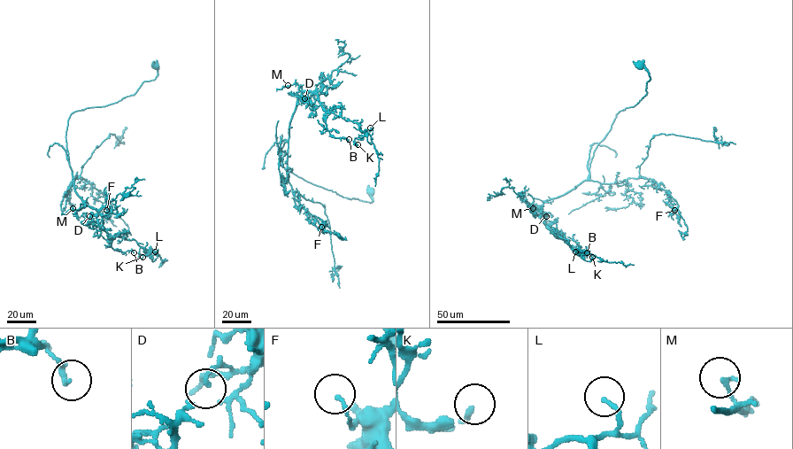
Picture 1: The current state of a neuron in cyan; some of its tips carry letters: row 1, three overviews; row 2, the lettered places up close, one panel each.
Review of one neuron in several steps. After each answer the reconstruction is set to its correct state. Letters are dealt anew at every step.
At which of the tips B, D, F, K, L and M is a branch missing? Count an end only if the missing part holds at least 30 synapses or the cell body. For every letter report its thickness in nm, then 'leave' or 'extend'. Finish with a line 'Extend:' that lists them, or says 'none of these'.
B: 170 nm thick; leave
D: 90 nm thick; leave
F: 120 nm thick; leave
K: 190 nm thick; leave
L: 130 nm thick; leave
M: 180 nm thick; leave
Extend: none of these

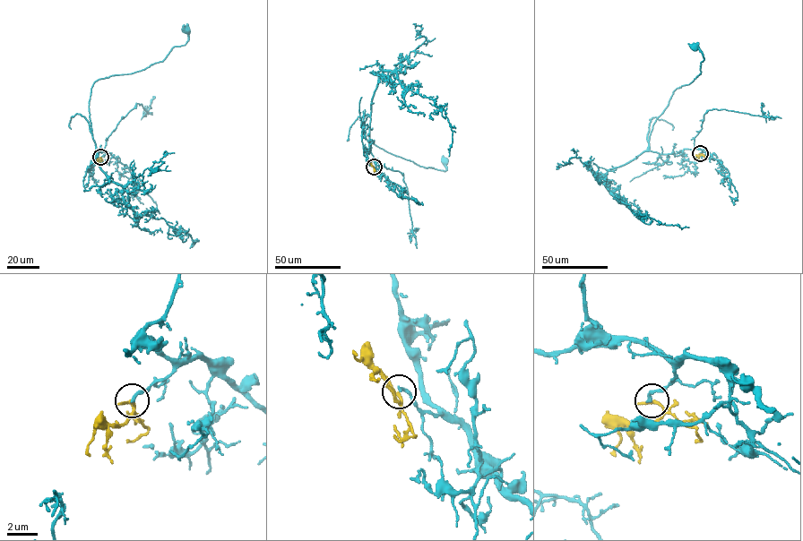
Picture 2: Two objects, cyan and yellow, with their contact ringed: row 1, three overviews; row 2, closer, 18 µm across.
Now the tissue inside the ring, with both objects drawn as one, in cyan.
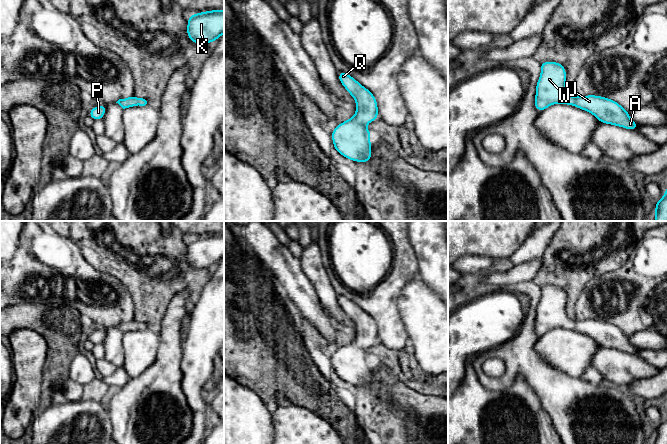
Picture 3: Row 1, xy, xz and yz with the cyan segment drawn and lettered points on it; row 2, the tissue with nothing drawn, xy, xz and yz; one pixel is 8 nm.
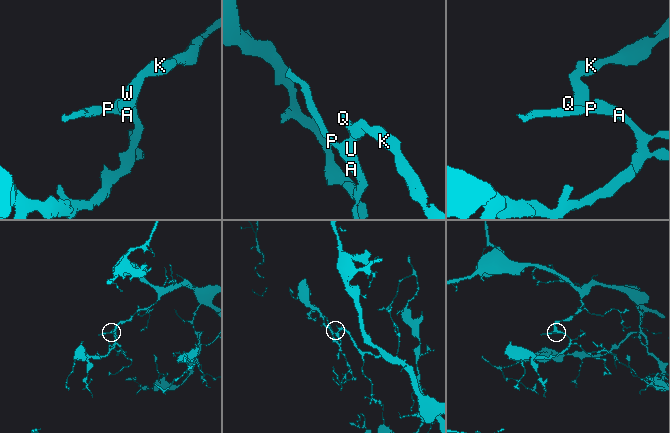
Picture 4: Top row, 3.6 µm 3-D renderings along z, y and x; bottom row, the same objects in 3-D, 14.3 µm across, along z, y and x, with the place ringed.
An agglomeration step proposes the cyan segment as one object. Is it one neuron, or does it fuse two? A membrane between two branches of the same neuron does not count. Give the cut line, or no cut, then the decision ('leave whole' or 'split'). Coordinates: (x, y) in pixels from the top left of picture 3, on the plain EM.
no cut; leave whole

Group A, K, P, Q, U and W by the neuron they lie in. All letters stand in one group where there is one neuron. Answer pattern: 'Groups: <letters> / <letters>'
Groups: A K P Q U W

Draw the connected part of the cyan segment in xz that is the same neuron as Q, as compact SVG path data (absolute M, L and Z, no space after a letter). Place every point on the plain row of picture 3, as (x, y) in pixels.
M339 295L338 303L355 323L356 336L331 356L334 374L351 385L368 386L372 381L371 356L365 349L379 343L377 324L371 315L348 297Z

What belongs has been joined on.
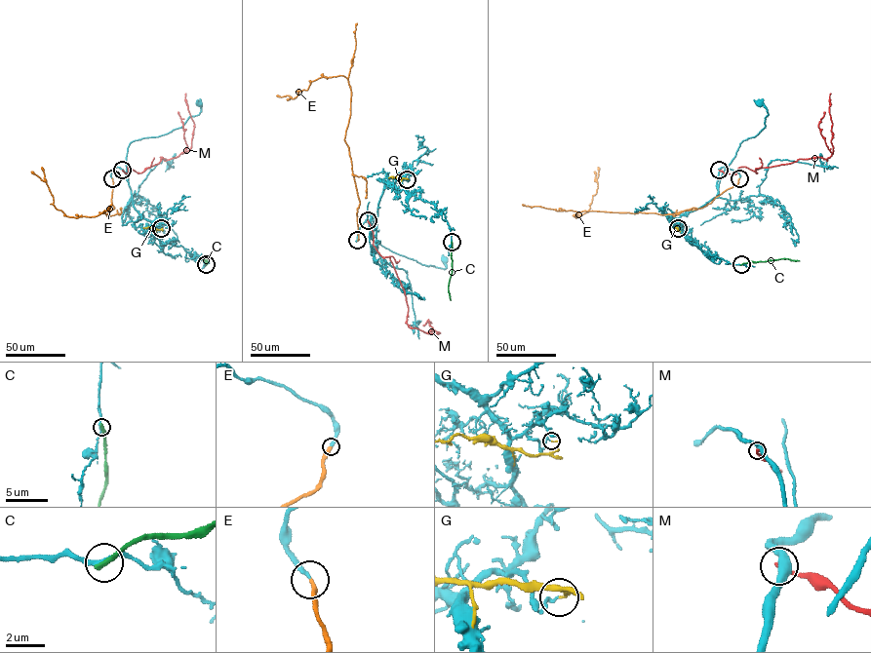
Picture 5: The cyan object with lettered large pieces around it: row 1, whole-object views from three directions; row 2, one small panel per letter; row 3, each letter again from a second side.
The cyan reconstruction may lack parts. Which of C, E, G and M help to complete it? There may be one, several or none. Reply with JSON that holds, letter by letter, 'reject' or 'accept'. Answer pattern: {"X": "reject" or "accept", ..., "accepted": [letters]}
{"C": "reject", "E": "accept", "G": "reject", "M": "reject", "accepted": ["E"]}

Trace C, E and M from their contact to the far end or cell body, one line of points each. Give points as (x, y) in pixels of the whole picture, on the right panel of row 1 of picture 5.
C: (741, 265), (780, 258), (799, 260)
E: (739, 178), (694, 210), (665, 214), (585, 211), (575, 217), (590, 209), (598, 187), (594, 172)
M: (719, 170), (734, 174), (746, 167), (756, 172), (799, 159), (827, 161), (833, 150), (831, 94)

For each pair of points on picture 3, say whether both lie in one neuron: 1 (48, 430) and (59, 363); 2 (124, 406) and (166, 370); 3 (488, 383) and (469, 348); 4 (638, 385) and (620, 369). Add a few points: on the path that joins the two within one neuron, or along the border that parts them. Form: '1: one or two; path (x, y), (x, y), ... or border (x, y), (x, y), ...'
1: two; border (52, 403), (42, 408)
2: one; path (135, 395), (145, 384), (155, 381)
3: two; border (496, 347), (478, 353), (472, 359)
4: two; border (656, 374), (636, 379), (623, 387)

